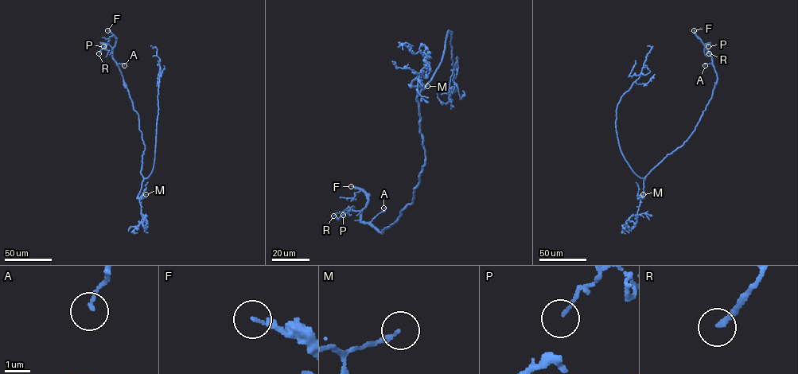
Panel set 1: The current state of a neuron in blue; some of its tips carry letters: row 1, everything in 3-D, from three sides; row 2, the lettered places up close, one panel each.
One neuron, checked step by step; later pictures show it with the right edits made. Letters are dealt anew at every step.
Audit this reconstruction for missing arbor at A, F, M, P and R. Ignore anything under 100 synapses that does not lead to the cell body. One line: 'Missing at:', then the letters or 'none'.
Missing at: F

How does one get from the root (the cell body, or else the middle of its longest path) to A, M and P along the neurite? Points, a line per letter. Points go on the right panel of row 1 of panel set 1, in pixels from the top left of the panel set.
A: (656, 165), (690, 137), (711, 97), (717, 74), (712, 64), (705, 65)
M: (656, 165), (644, 178), (644, 194), (640, 199), (643, 194)
P: (656, 165), (690, 137), (711, 97), (717, 76), (706, 44), (708, 46)

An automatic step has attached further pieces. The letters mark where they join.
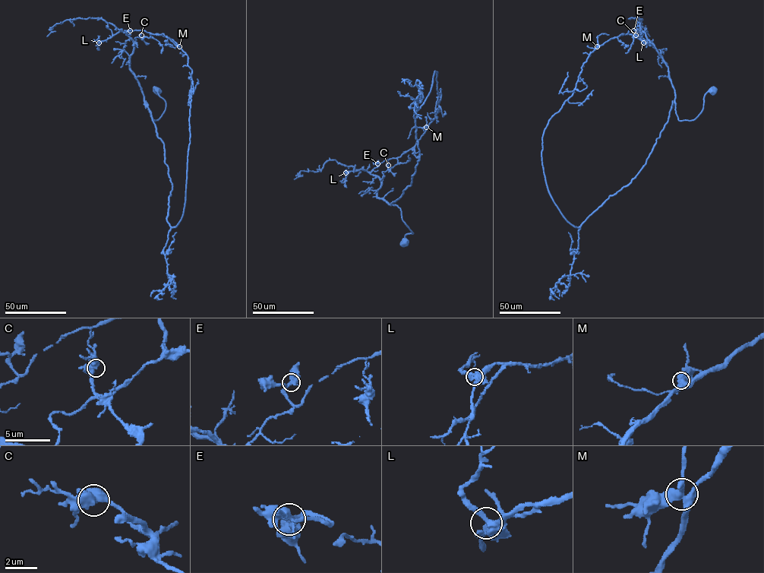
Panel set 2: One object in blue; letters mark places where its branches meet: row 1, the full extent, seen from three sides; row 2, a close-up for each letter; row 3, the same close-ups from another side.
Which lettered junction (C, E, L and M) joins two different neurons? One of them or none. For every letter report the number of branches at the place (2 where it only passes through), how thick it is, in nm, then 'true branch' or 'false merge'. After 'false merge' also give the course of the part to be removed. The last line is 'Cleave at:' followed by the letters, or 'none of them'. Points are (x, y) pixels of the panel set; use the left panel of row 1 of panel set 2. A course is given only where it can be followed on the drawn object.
C: branches 4; calibre 500 nm; true branch
E: branches 4; calibre 380 nm; true branch
L: branches 4; calibre 480 nm; true branch
M: branches 4; calibre 400 nm; true branch
Cleave at: none of them

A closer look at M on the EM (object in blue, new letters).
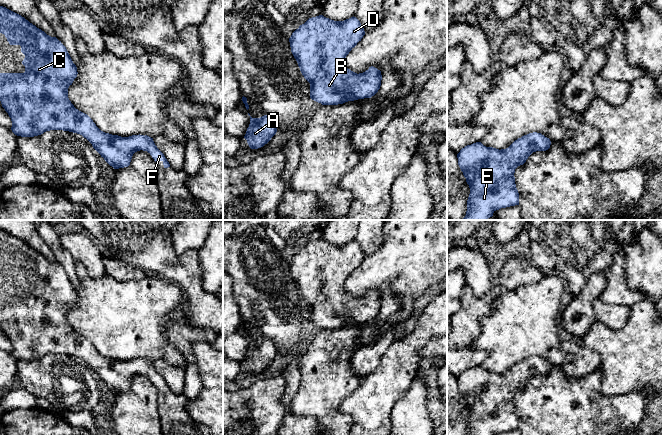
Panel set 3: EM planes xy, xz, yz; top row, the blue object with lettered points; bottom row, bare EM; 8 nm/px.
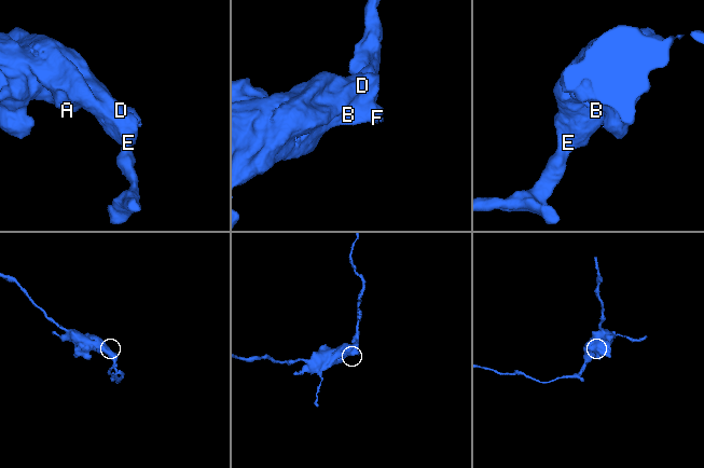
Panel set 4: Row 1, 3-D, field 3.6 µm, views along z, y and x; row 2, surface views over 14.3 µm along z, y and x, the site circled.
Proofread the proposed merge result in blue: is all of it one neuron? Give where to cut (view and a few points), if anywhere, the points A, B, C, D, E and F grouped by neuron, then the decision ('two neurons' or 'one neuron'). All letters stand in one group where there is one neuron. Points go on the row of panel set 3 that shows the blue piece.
no cut | A B C D E F | one neuron

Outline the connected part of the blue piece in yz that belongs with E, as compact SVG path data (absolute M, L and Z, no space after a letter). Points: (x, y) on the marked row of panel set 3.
M533 132L515 140L506 149L486 147L481 142L467 145L457 154L458 165L470 188L466 215L462 220L487 220L496 210L519 205L519 193L515 184L515 169L523 165L536 151L546 151L551 141L541 133Z

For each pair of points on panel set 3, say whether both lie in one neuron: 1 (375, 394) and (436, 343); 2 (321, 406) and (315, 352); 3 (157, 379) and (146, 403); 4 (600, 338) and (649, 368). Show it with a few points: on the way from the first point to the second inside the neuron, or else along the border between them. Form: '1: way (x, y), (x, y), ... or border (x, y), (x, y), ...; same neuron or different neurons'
1: border (436, 338), (433, 338), (421, 351), (421, 358); different neurons
2: way (321, 393), (321, 365); same neuron
3: border (135, 375), (146, 375), (151, 380), (158, 408); different neurons
4: way (612, 346), (630, 358), (637, 358); same neuron

